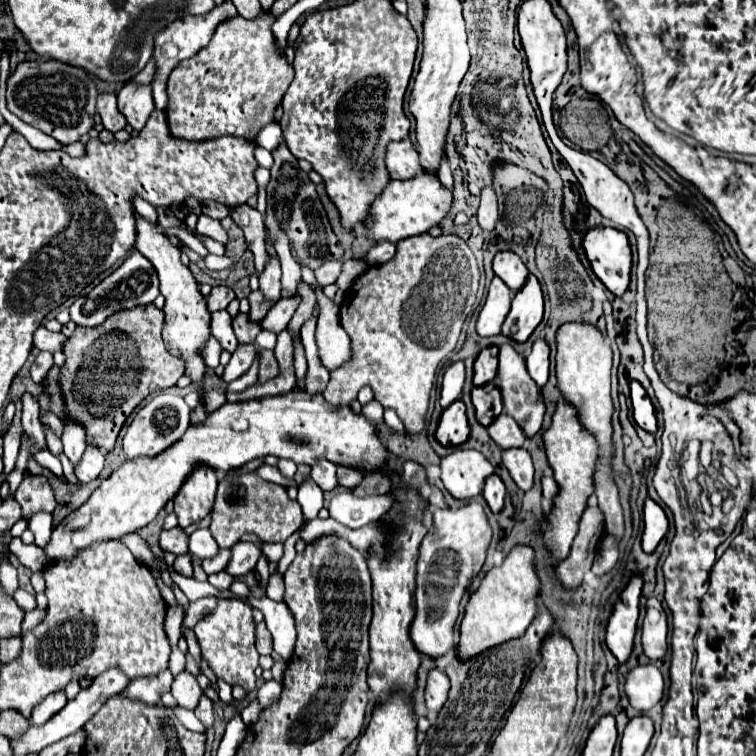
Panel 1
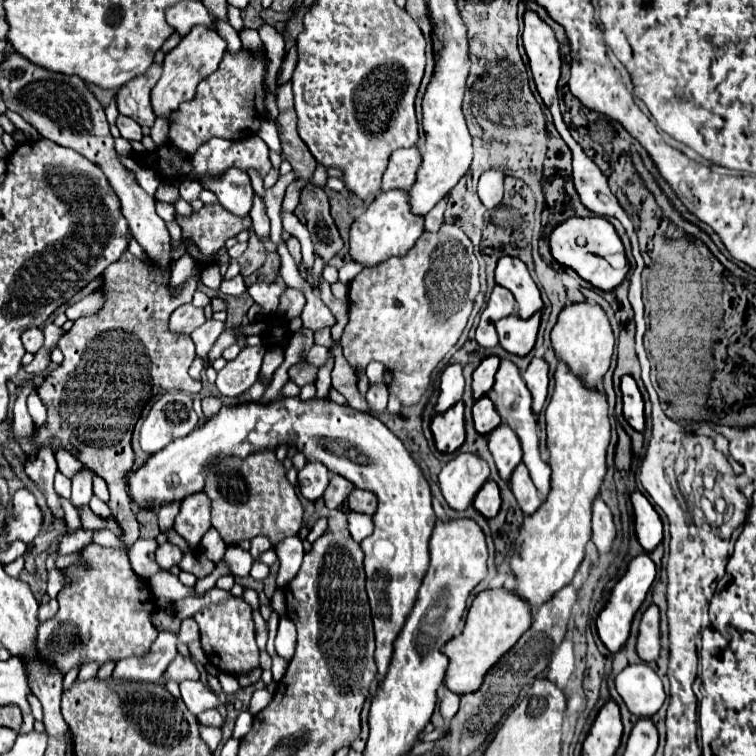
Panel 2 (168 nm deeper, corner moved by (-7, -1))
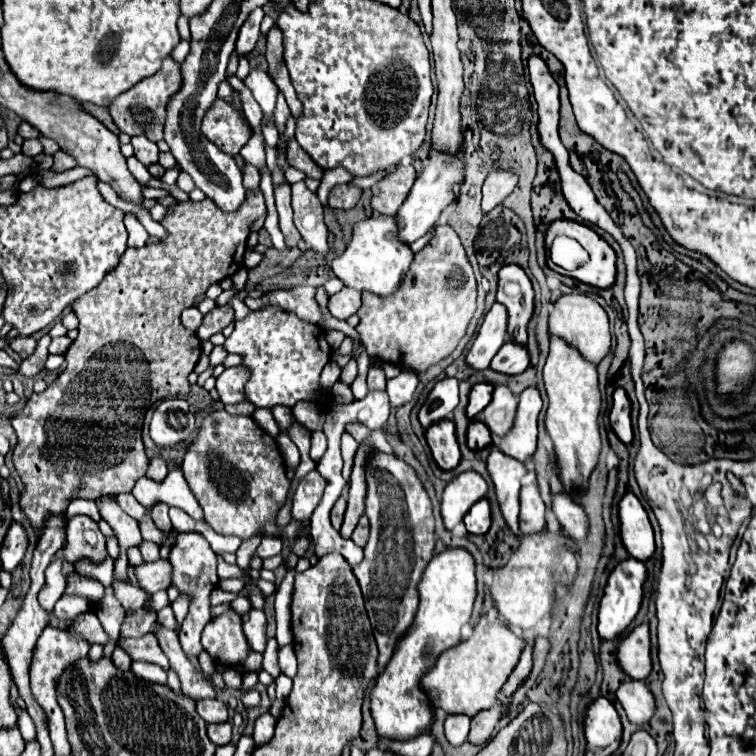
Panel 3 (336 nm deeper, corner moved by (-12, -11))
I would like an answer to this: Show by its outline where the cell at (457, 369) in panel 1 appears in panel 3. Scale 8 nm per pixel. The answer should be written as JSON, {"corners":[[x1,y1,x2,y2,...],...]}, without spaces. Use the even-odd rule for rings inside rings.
{"corners":[[444,377,428,393,424,405,418,411,418,421,424,429,428,429,434,421,450,417,456,405,458,405,458,381,452,377]]}

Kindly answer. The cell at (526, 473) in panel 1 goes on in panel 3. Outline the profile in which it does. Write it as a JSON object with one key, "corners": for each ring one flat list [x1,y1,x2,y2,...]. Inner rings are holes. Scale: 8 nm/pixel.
{"corners":[[526,485,520,489,520,531,522,535,540,533,546,527,544,519,544,501,538,491,538,485]]}

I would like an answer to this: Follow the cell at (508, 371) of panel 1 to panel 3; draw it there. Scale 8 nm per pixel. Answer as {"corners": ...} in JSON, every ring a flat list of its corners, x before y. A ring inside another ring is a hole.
{"corners":[[498,385,492,393,492,401,488,407,480,413,480,421,490,429,494,437,504,437,508,433,508,427,512,427,516,411,516,395,506,385]]}

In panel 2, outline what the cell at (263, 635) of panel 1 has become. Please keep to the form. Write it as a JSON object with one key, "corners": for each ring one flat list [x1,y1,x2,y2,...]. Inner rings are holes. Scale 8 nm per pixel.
{"corners":[[253,611,253,621,255,621,255,635,257,635,257,645,263,651,267,643,267,621,261,617,259,611]]}

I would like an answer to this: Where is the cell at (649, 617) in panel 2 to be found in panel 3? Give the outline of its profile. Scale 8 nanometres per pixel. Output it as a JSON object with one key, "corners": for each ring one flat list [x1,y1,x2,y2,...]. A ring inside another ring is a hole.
{"corners":[[648,623,638,625,632,629,630,635,626,635,616,651,616,661,620,669,636,681,644,681,652,671,650,661,650,633]]}

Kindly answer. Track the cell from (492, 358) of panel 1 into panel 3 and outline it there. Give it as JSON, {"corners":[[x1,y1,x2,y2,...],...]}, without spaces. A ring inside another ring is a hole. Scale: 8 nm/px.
{"corners":[[478,383,472,387,468,395,468,407,466,407,468,419,474,419,488,405,488,399,492,399,492,389,494,387,490,383]]}

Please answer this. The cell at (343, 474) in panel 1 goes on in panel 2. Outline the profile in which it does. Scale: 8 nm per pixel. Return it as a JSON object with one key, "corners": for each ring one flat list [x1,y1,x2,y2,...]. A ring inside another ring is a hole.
{"corners":[[331,475,331,483,327,487,327,493,323,495,325,497,325,503,329,509,335,509,339,507,347,497,349,493,355,489,355,485,351,485,351,481,347,481,345,477,339,477,339,475]]}

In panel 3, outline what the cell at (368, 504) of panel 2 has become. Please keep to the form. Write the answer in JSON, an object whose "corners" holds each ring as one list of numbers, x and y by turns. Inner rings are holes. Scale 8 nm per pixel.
{"corners":[[362,517,360,521,358,521,358,525,356,525,356,529,354,529,354,533,352,533,352,537,350,537,358,547,364,547,364,543,366,543,366,539,368,539,368,517]]}

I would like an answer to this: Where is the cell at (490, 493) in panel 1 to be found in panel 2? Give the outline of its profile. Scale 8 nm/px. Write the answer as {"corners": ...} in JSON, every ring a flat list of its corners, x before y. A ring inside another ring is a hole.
{"corners":[[489,479,481,487,481,491,475,495,473,507,477,511,481,511,487,519,491,519,491,517,495,517,499,513,499,509,501,509,501,493,499,493,499,485,493,479]]}

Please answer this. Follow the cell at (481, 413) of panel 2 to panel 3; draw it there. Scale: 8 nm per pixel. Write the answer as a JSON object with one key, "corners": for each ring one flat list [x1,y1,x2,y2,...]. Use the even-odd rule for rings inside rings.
{"corners":[[478,421,470,423,470,427,468,427,468,447,470,447,472,451,476,451,476,449,488,447,490,443,492,443,492,441,490,441,490,435,488,435,488,427,484,427,484,425,478,423]]}

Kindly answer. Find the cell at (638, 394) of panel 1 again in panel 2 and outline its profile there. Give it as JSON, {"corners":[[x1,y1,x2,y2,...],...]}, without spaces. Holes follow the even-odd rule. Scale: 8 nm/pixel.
{"corners":[[629,375,621,379,621,391,623,391,623,415,629,421,629,425,637,431,645,431,645,401,637,387,637,381]]}

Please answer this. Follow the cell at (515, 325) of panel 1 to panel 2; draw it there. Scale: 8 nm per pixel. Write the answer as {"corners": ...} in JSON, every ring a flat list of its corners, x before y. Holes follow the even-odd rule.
{"corners":[[543,309,533,313,529,319,521,319,517,313,503,317,497,325,497,335,499,335,499,345,515,355,527,355,533,345,535,345,535,337,541,325,541,315]]}

